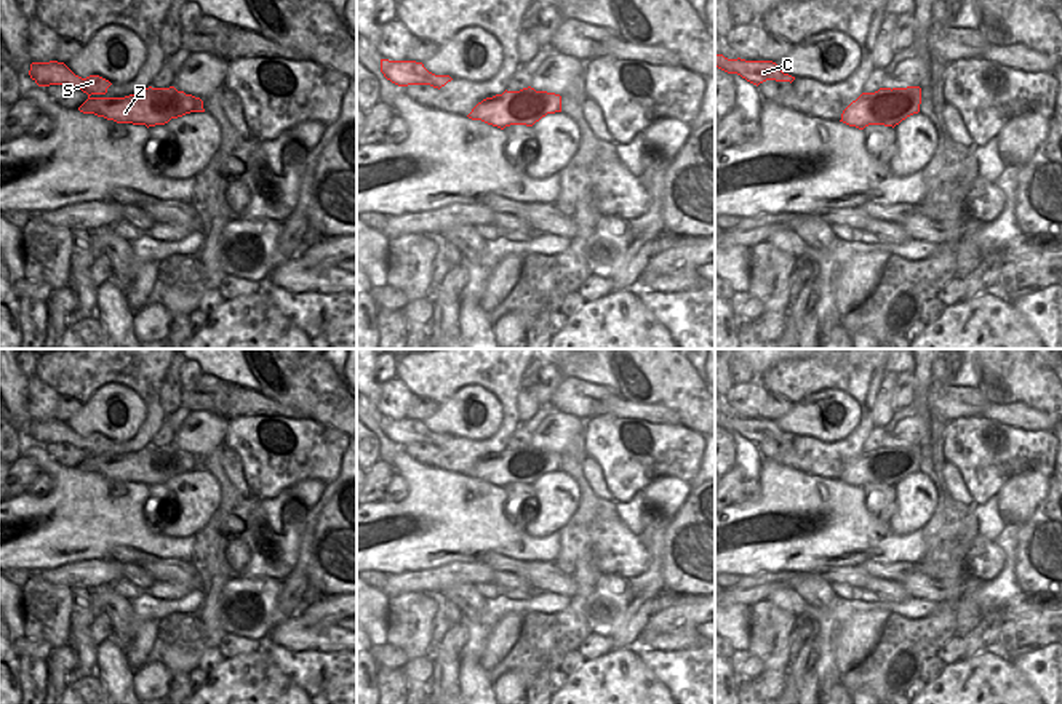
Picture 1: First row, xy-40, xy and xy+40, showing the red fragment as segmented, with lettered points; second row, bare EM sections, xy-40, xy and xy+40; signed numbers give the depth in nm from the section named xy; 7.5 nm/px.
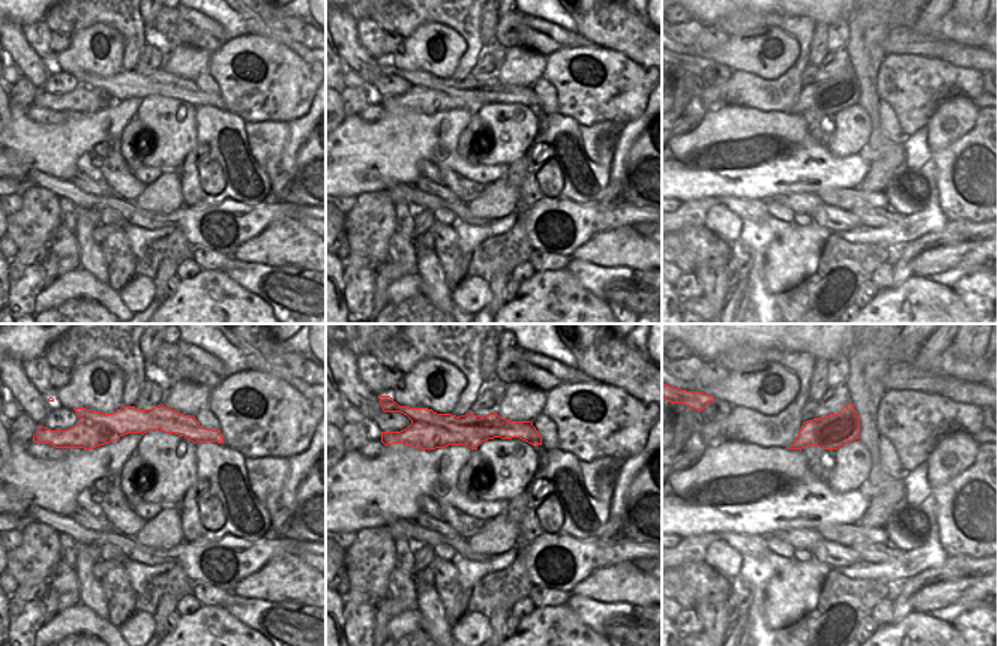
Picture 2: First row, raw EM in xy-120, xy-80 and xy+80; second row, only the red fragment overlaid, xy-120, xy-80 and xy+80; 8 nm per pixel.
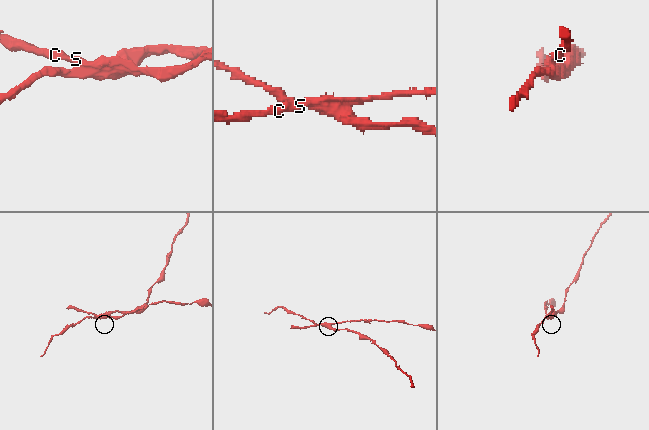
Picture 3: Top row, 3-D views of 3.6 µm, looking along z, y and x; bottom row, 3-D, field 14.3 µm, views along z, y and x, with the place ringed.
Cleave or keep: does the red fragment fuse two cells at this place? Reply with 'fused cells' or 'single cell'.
fused cells

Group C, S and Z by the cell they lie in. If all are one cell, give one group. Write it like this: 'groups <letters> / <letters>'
groups C S / Z

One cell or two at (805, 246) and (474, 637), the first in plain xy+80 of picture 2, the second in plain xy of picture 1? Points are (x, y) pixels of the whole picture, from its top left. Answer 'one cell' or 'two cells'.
two cells

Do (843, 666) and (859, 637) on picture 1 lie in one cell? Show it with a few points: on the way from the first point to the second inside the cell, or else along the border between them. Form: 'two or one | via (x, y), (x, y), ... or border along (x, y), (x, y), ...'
one | via (845, 660), (853, 644)

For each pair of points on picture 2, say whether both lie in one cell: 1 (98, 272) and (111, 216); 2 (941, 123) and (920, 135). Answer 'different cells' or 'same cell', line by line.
1: different cells
2: different cells

